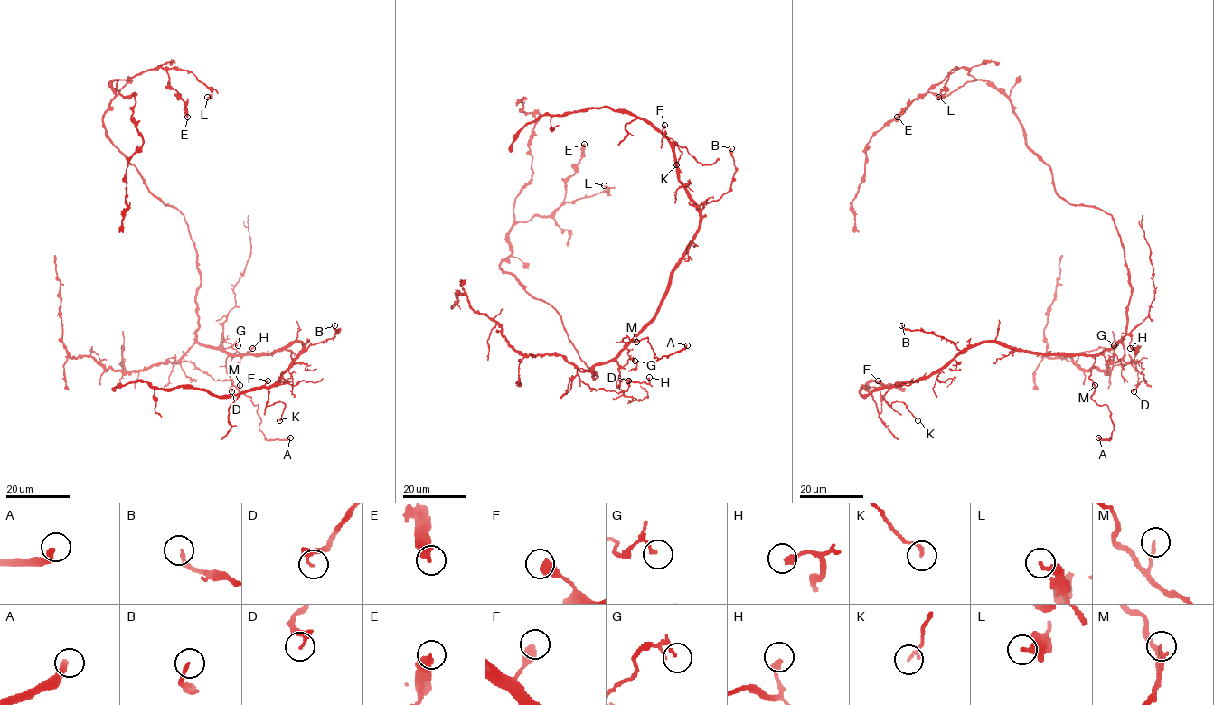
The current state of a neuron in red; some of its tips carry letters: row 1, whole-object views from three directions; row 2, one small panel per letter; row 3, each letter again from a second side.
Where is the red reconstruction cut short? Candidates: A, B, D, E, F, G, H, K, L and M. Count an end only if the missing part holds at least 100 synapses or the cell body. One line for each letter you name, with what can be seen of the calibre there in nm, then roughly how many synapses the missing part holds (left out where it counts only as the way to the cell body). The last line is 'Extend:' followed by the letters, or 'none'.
A: 360 nm
Extend: A

